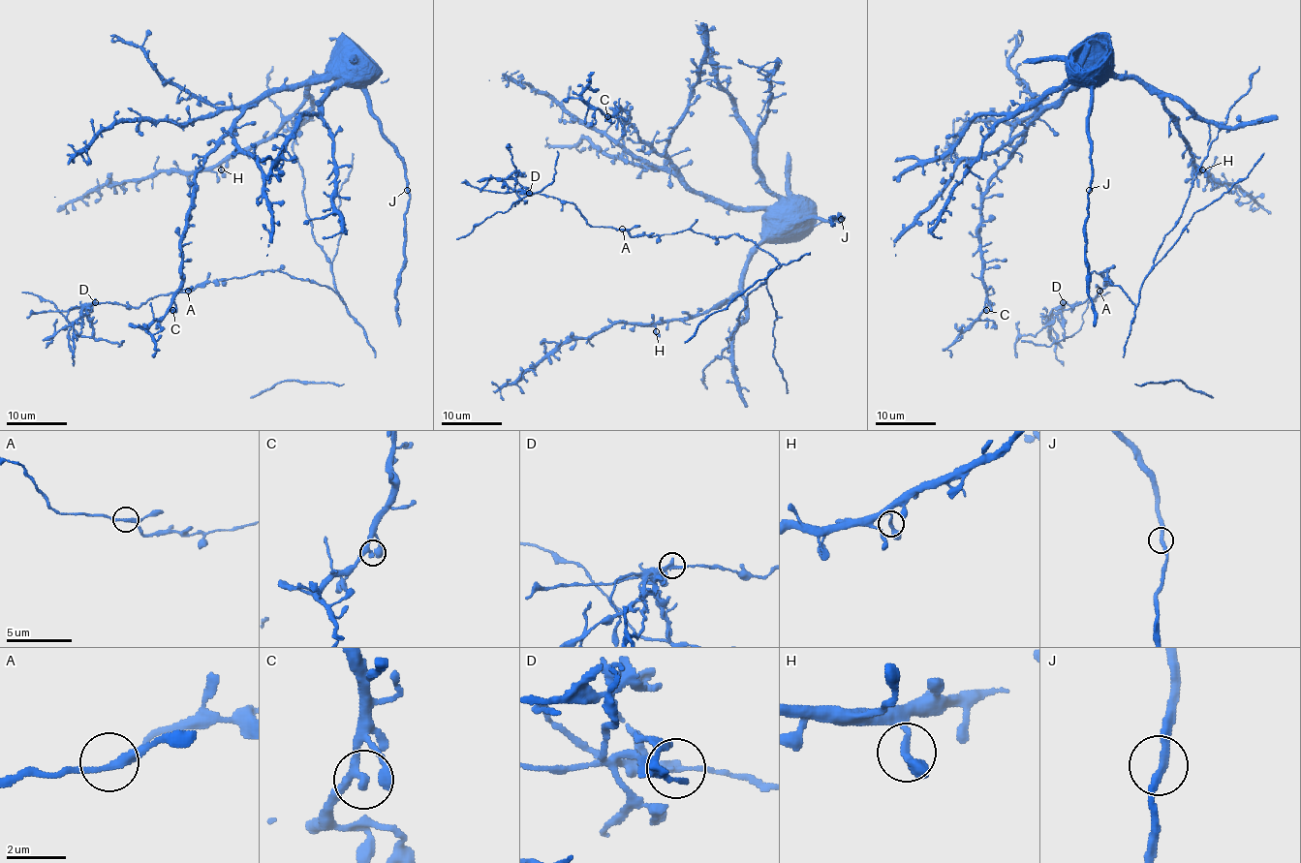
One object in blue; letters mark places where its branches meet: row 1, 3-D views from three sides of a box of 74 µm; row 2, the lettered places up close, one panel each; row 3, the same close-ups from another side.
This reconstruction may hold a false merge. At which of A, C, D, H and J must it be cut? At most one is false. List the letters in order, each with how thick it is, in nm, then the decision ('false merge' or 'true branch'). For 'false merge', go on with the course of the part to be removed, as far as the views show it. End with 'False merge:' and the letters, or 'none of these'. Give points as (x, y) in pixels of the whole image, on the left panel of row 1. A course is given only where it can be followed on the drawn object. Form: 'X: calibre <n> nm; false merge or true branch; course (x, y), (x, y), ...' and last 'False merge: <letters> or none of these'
A: calibre 260 nm; true branch
C: calibre 280 nm; true branch
D: calibre 260 nm; false merge; course (94, 302), (88, 309), (93, 333), (80, 336), (52, 302), (34, 293), (21, 292)
H: calibre 280 nm; true branch
J: calibre 280 nm; true branch
False merge: D

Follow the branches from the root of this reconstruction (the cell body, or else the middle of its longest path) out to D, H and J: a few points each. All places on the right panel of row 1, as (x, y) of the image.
D: (1200, 163), (1138, 302), (1104, 279), (1108, 271), (1099, 274), (1107, 285), (1094, 298), (1073, 307), (1064, 302)
H: (1200, 163), (1208, 152), (1210, 126), (1166, 96), (1164, 107), (1189, 142), (1190, 158), (1202, 169)
J: (1200, 163), (1208, 152), (1205, 121), (1134, 79), (1105, 77), (1094, 90), (1089, 115), (1089, 190)

